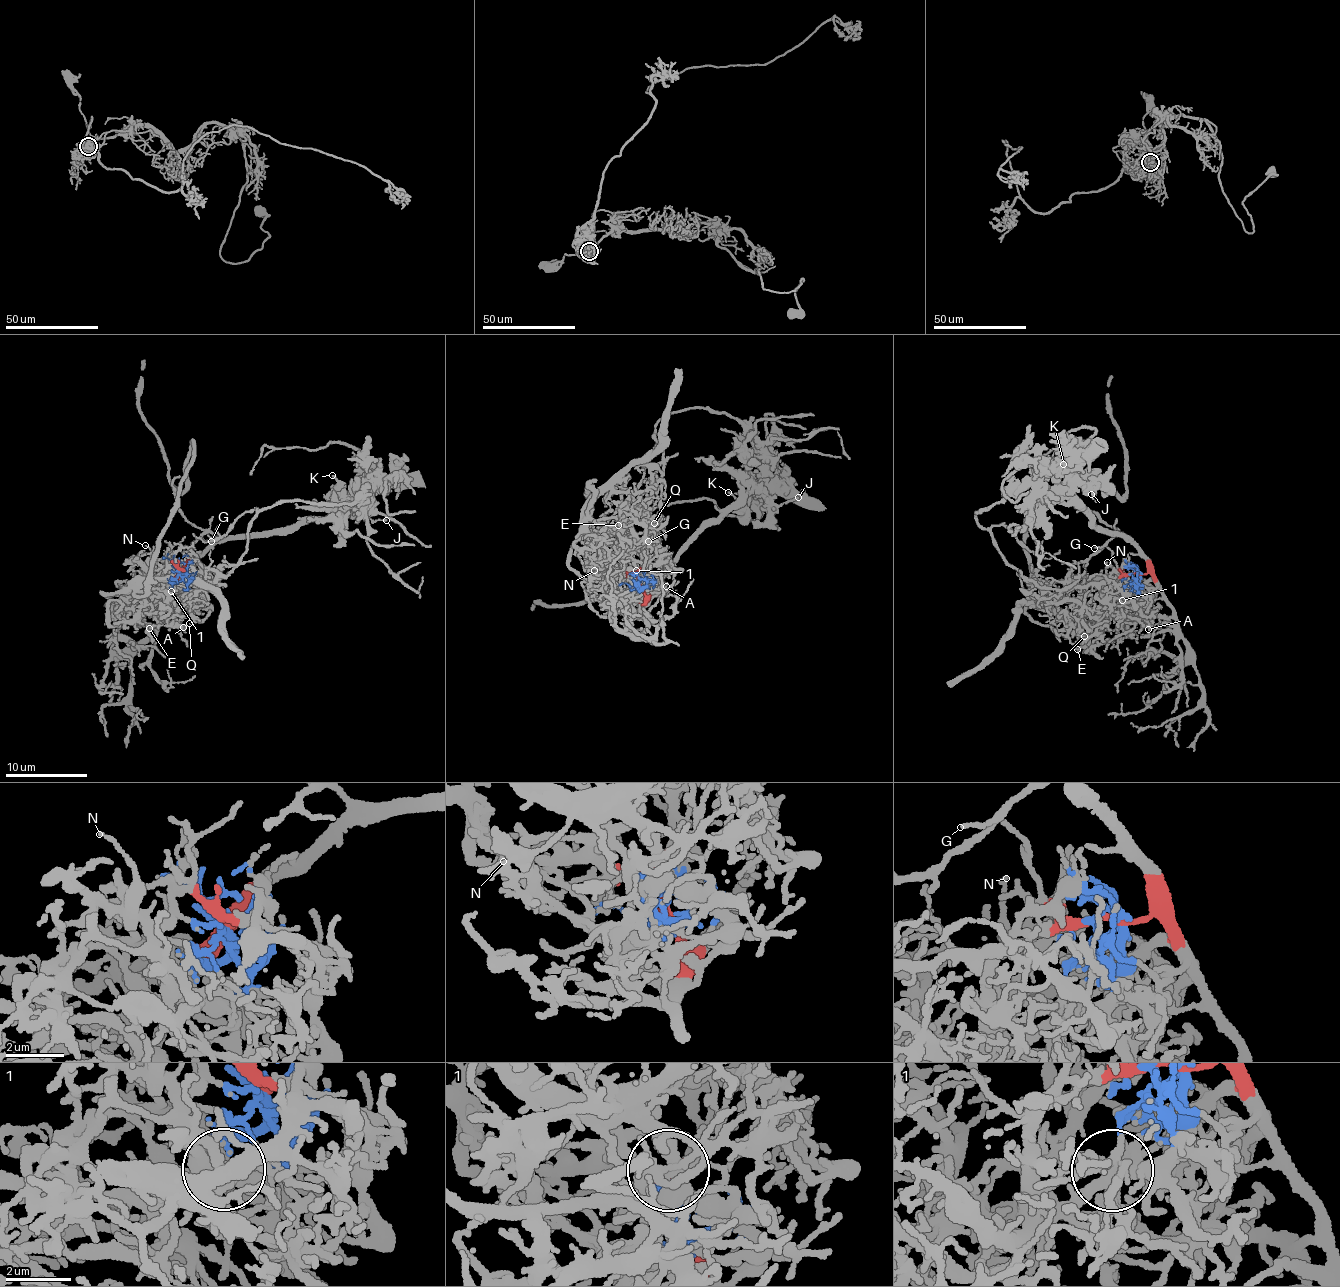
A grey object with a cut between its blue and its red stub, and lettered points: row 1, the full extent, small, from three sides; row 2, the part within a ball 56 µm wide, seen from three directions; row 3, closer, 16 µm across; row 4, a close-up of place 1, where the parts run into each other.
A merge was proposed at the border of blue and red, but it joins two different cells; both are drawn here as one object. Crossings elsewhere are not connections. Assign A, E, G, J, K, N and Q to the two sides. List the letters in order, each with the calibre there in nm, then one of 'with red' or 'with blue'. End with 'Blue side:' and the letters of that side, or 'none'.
A: 150 nm | with blue
E: 180 nm | with blue
G: 110 nm | with red
J: 180 nm | with red
K: 170 nm | with red
N: 110 nm | with blue
Q: 130 nm | with blue
Blue side: A, E, N, Q

